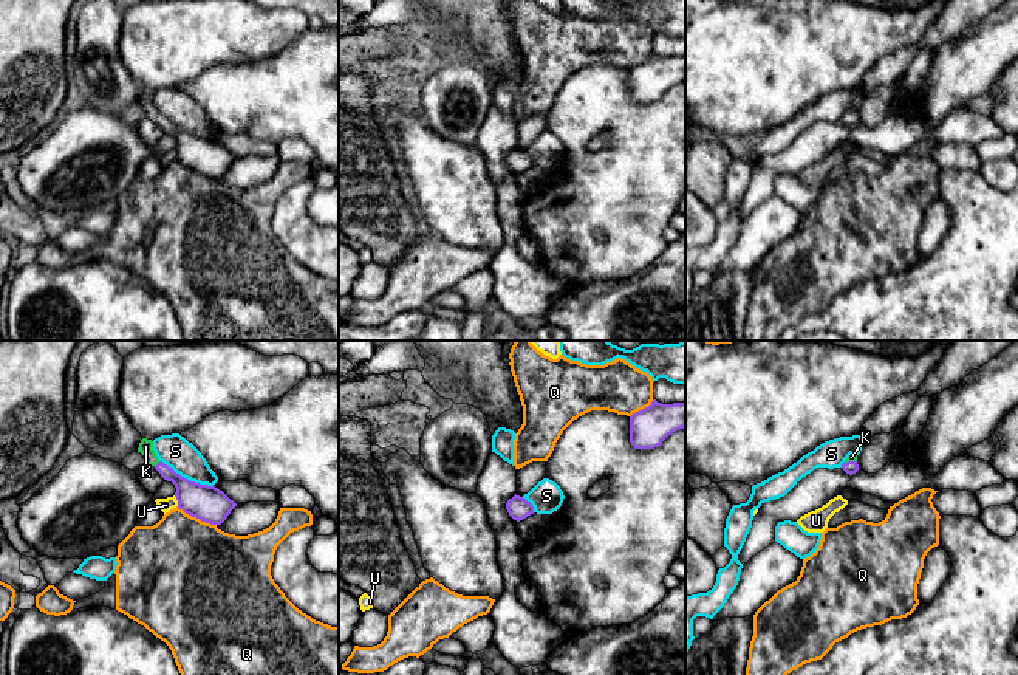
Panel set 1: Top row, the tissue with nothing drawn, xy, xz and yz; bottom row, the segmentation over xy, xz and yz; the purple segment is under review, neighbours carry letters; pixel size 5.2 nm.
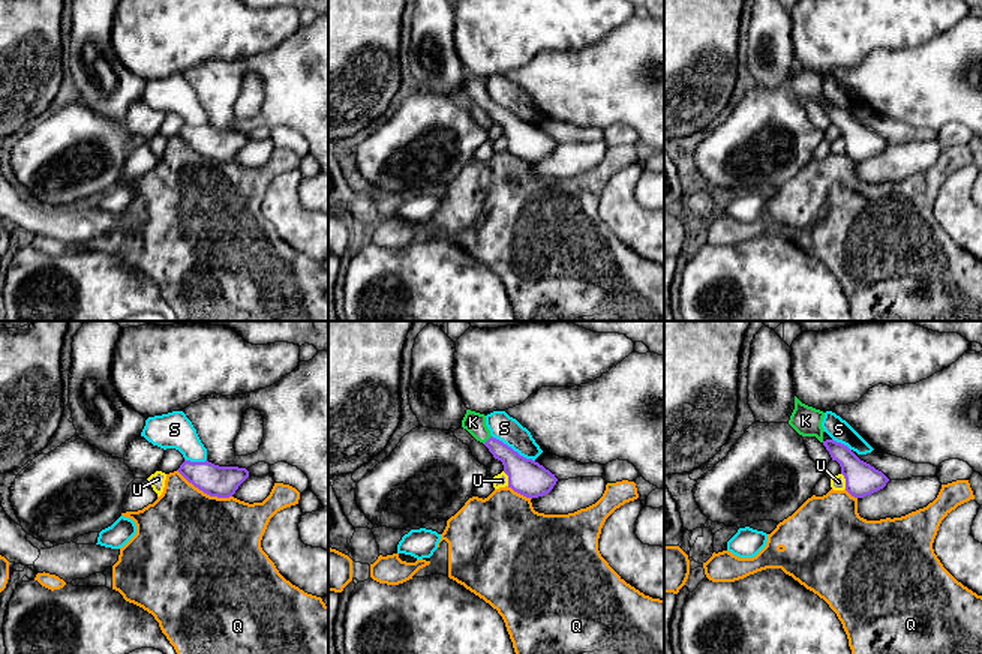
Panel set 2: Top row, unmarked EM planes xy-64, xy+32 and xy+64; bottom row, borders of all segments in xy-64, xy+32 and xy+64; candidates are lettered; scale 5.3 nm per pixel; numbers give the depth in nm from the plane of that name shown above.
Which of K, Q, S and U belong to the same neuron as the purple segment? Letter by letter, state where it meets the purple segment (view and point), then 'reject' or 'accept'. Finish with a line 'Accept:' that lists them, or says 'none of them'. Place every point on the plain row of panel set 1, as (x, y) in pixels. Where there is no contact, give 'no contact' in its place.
K: meets purple in xy at (157, 118); accept
Q: meets purple in xy at (197, 171); reject
S: meets purple in xy at (186, 132); reject
U: meets purple in xy at (177, 152); reject
Accept: K

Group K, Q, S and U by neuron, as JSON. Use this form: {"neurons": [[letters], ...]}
{"neurons": [["K"], ["Q"], ["S"], ["U"]]}

